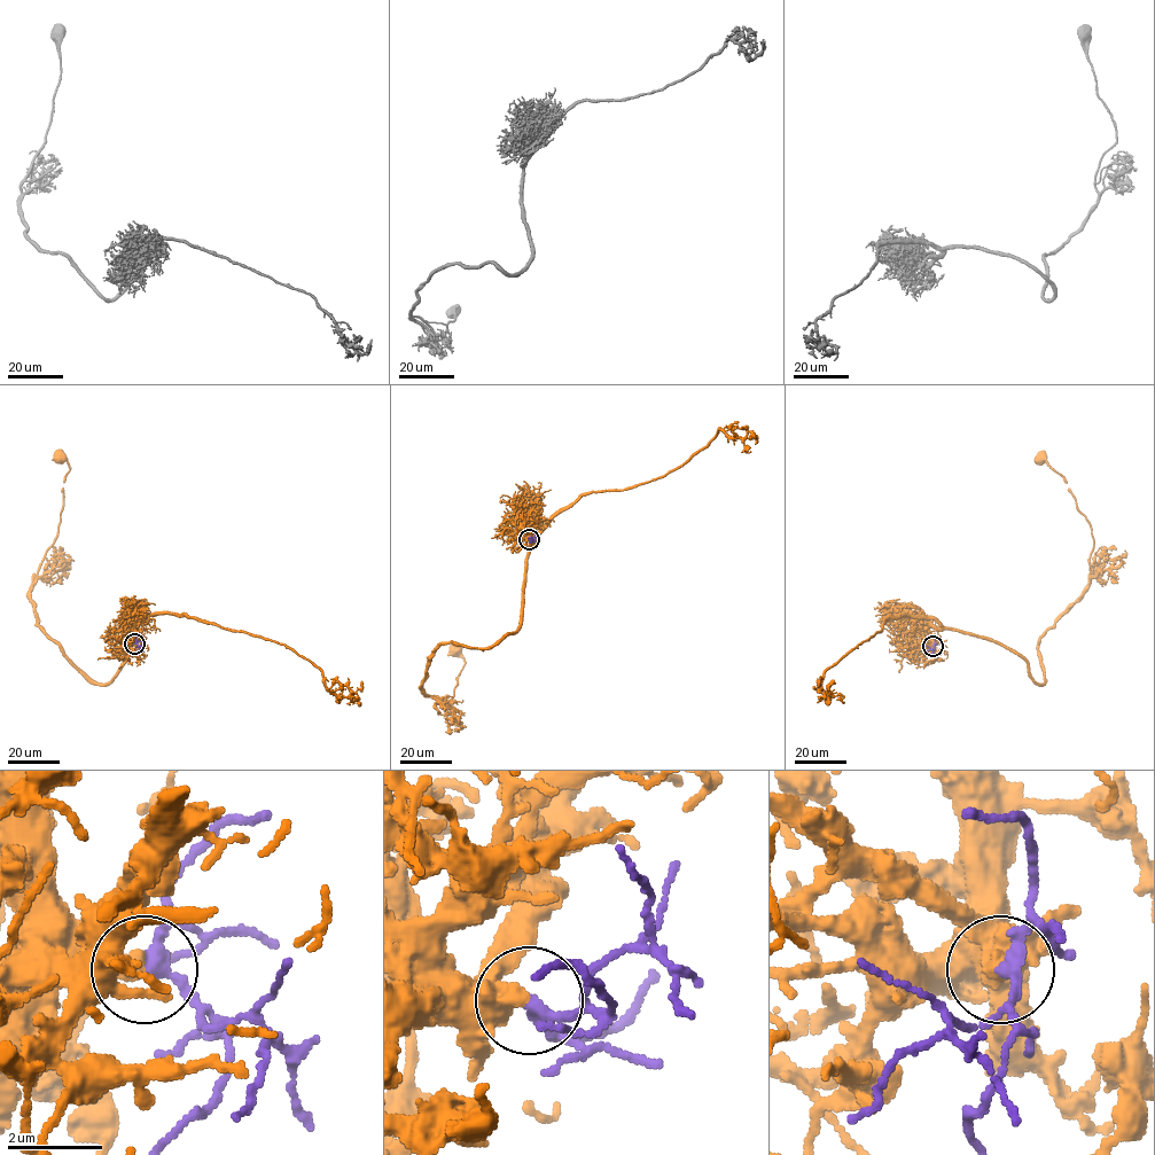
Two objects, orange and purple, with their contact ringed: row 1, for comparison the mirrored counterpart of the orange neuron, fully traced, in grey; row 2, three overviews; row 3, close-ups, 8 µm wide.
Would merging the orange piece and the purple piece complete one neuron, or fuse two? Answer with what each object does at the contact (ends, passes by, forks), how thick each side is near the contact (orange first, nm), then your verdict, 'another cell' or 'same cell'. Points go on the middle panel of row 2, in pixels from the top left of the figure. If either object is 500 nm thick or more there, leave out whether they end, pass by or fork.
orange ends there; purple passes by; 480 nm thick on the orange side, 260 nm on the other; same cell

